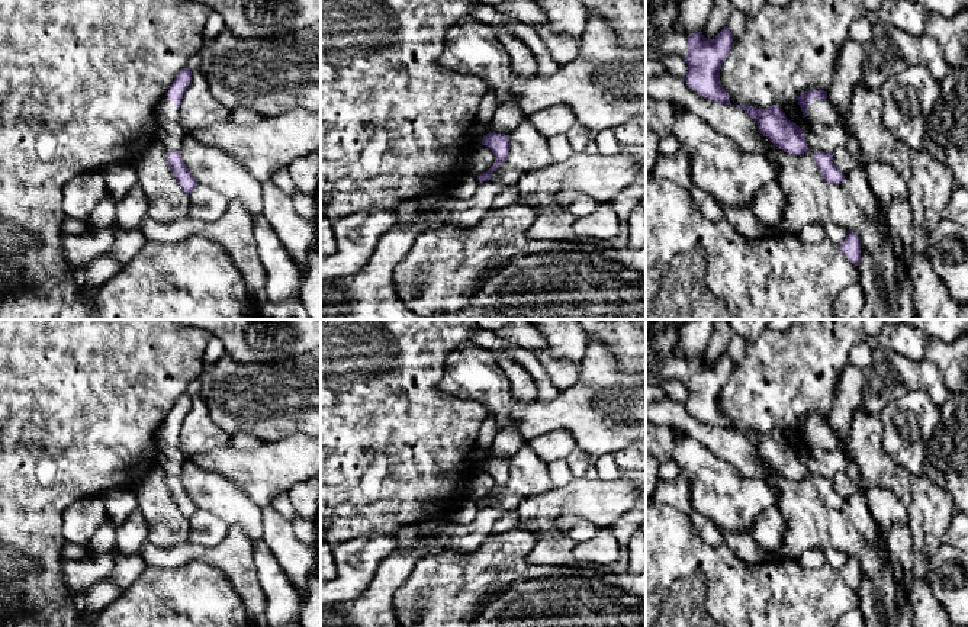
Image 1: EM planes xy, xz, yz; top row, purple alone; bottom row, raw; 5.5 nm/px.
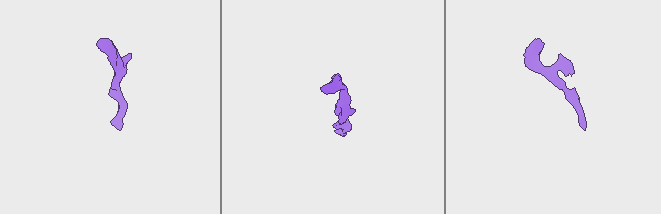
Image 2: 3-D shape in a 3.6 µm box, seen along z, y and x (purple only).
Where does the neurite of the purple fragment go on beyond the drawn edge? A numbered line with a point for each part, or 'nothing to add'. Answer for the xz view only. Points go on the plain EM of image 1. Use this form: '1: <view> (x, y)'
1: xz (497, 501)

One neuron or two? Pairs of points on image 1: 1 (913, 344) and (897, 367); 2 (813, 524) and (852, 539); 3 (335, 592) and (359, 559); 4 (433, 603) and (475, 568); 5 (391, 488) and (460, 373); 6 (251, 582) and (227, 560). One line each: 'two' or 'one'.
1: two
2: one
3: one
4: one
5: two
6: one

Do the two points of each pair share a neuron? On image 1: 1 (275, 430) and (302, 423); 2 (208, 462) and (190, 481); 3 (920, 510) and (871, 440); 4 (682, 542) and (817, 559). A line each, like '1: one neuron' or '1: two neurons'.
1: one neuron
2: two neurons
3: one neuron
4: two neurons

